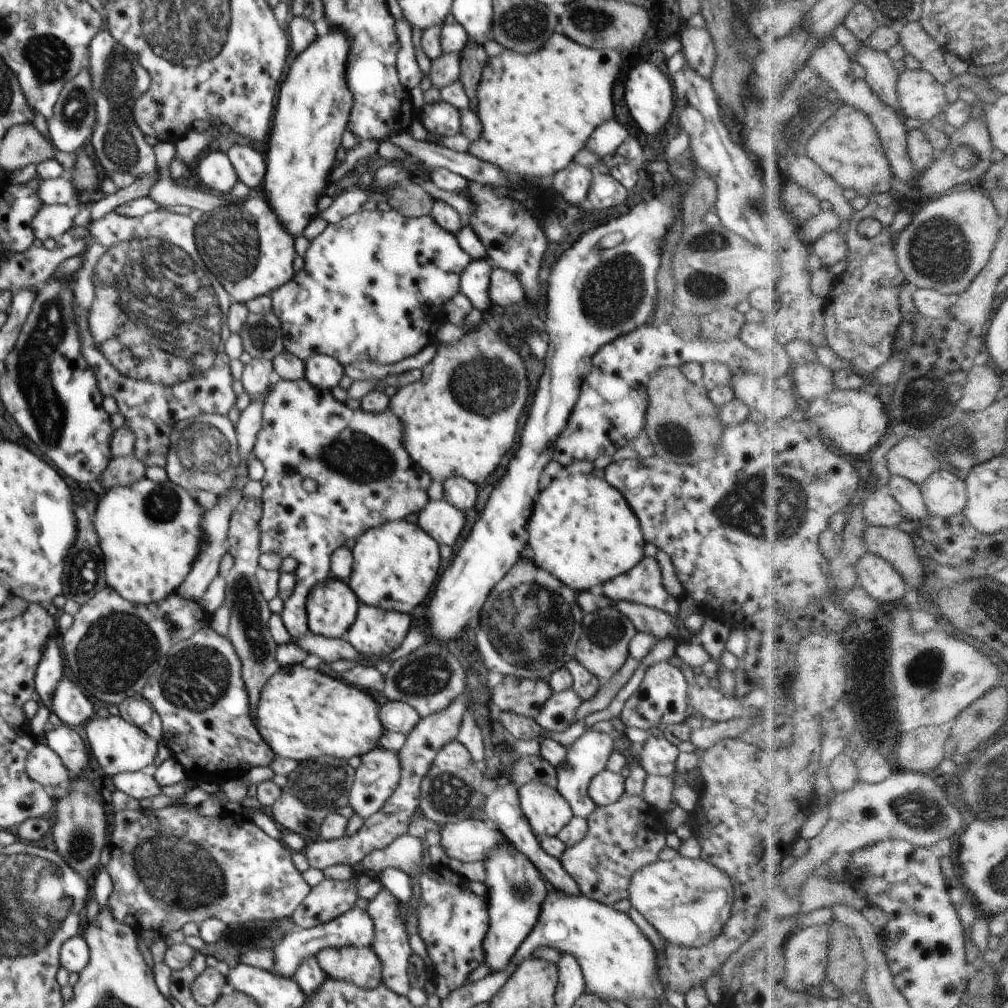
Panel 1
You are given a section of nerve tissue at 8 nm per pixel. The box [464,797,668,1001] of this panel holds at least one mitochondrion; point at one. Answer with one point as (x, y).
(520, 888)

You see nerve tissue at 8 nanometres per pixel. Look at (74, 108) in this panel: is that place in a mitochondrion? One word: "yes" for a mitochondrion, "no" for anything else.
yes

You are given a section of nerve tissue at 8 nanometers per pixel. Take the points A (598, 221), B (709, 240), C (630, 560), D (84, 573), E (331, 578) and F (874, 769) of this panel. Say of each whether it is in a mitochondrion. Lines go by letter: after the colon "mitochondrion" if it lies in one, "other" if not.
A: other
B: mitochondrion
C: other
D: mitochondrion
E: other
F: other

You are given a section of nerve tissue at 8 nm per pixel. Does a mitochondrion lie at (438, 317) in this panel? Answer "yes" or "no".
no

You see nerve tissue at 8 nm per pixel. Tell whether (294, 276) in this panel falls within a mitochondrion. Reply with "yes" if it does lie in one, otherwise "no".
no

